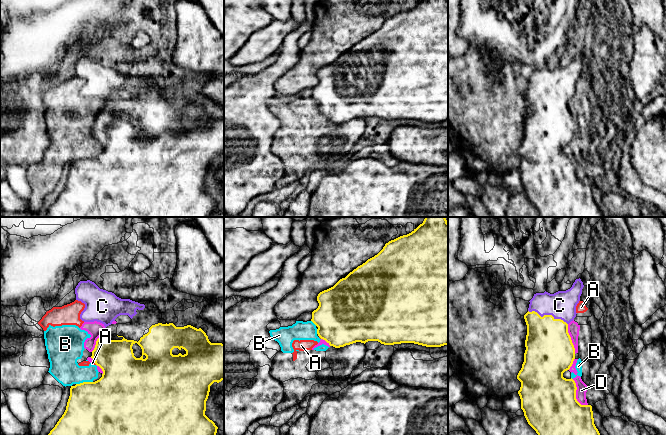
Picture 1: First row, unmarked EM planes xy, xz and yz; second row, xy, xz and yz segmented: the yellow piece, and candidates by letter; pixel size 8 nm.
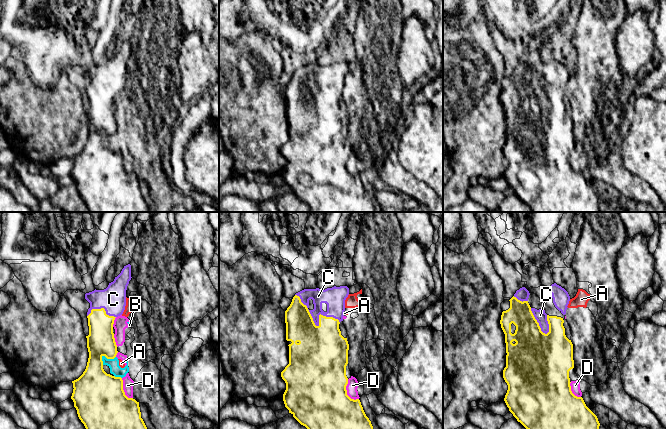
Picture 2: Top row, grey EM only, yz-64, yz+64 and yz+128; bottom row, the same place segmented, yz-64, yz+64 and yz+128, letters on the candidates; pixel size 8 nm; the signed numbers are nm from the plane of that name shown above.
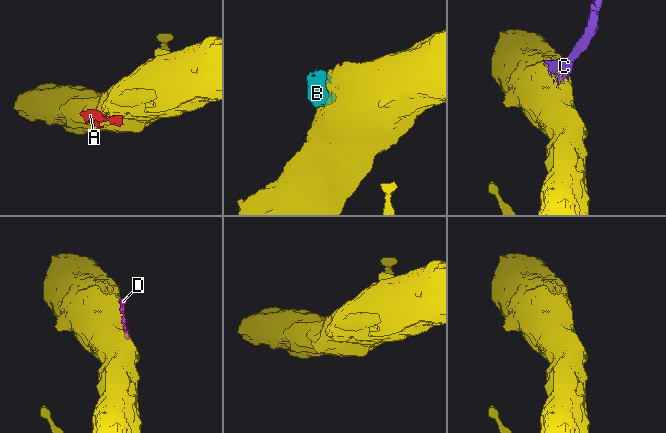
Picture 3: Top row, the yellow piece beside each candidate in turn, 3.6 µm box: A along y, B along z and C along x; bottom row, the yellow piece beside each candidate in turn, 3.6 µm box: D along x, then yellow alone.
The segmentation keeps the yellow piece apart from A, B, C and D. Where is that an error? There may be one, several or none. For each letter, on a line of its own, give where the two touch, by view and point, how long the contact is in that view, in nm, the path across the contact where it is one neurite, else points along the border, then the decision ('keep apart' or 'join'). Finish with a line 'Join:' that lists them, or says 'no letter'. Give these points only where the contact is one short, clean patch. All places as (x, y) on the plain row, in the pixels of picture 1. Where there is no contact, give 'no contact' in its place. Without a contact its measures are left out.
A: xz (320, 113) | 30 nm | along xz (319, 112), (321, 114) | keep apart
B: xy (84, 158) | 140 nm | keep apart
C: yz (548, 91) | 340 nm | join
D: yz (575, 171) | 240 nm | keep apart
Join: C

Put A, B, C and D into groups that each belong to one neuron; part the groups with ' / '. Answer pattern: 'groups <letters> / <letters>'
groups A B D / C

